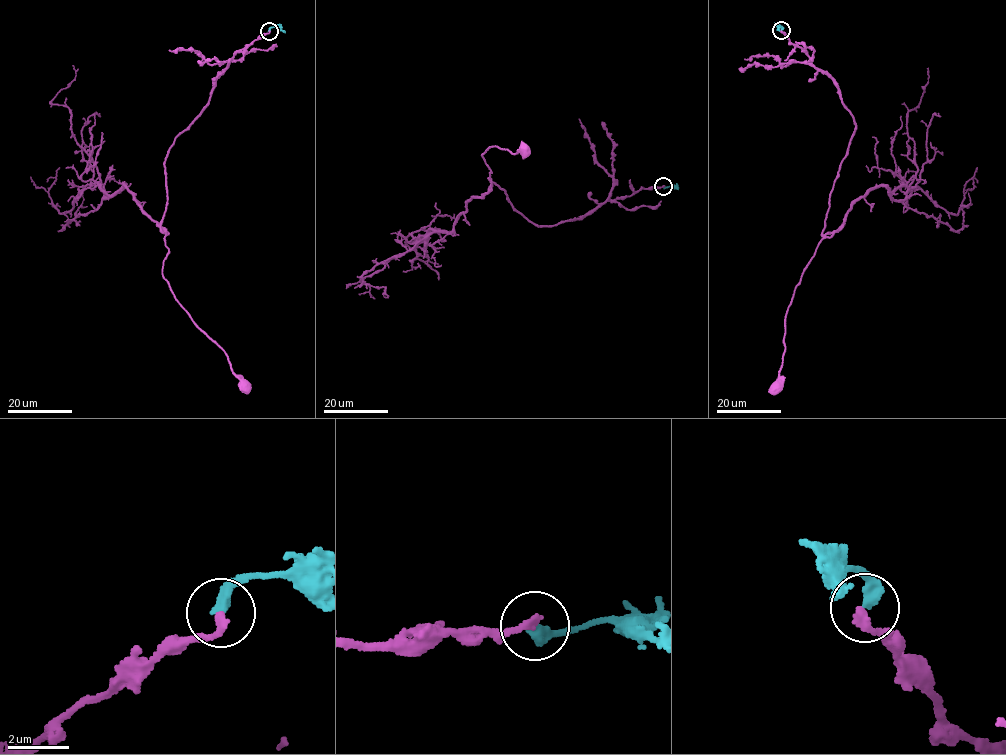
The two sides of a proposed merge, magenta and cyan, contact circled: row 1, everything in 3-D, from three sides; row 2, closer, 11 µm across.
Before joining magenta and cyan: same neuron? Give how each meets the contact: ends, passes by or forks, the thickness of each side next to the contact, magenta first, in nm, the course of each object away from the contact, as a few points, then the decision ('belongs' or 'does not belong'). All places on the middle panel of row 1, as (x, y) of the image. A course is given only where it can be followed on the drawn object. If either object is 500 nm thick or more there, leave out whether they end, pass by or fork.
magenta ends; cyan ends; calibres 260 and 360 nm; course magenta (664, 186), (609, 199), (578, 218), (536, 226), (490, 181), (481, 155), (497, 146), (513, 154), (525, 149); course cyan (664, 186), (674, 186), (677, 189); does not belong

